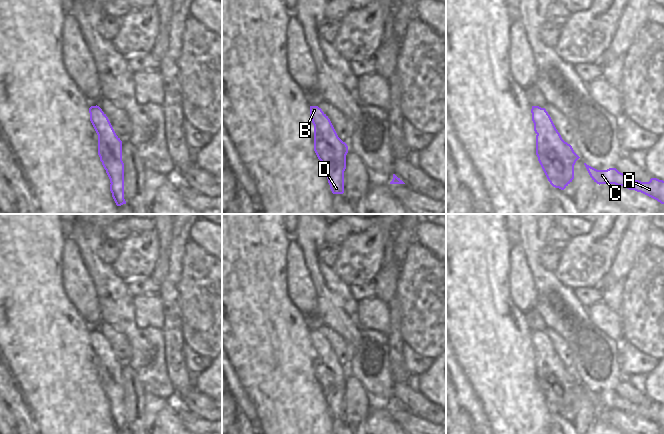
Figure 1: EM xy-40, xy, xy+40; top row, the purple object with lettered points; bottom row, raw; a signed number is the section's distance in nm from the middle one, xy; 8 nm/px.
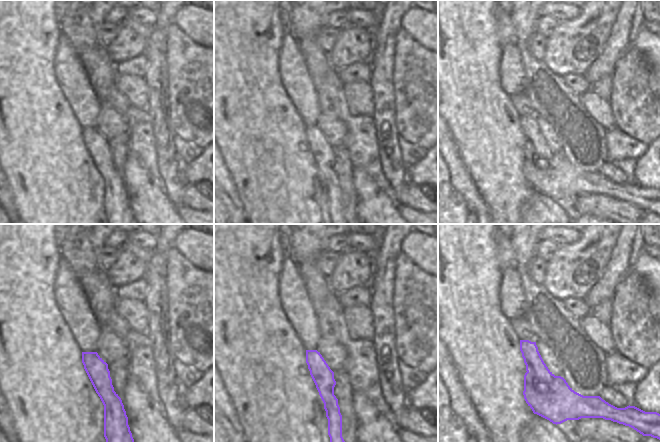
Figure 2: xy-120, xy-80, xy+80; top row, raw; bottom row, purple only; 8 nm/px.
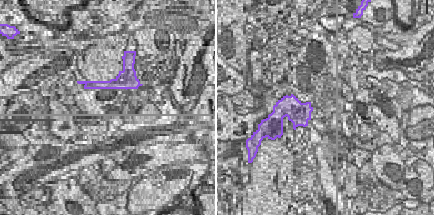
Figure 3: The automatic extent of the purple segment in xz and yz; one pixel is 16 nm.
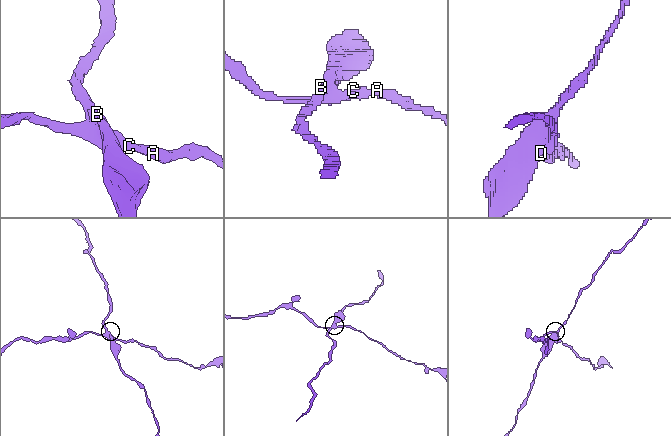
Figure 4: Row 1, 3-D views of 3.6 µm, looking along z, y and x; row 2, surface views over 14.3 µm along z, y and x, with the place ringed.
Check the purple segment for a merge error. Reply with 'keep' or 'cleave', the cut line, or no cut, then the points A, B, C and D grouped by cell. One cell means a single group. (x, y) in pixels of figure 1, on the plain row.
cleave; cut xy+40 (537, 358), (563, 383), (574, 380); groups A C D / B

